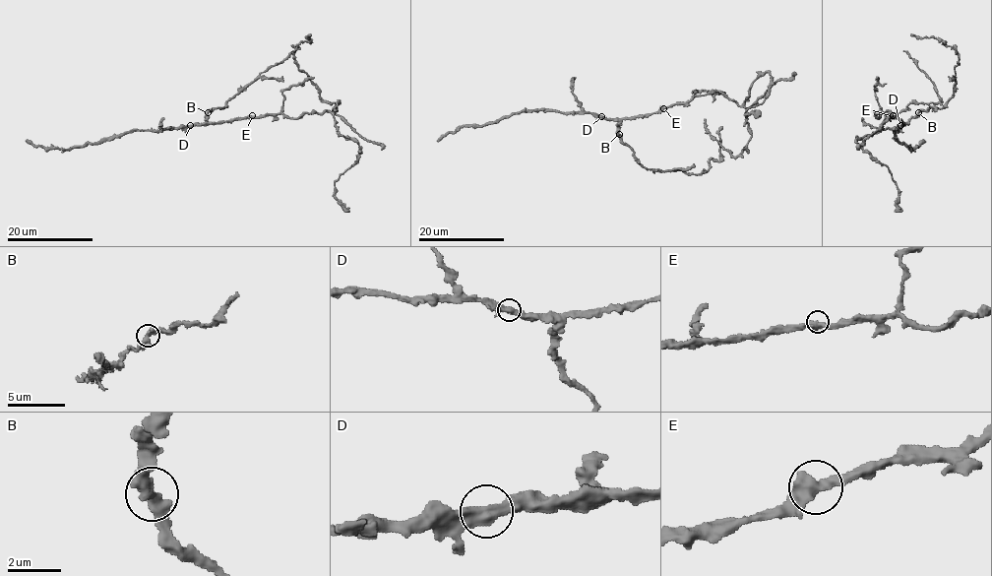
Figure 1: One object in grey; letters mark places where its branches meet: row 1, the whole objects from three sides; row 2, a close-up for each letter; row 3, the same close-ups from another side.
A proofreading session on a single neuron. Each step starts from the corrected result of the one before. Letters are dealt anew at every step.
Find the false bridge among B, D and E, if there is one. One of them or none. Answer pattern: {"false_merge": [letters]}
{"false_merge": []}

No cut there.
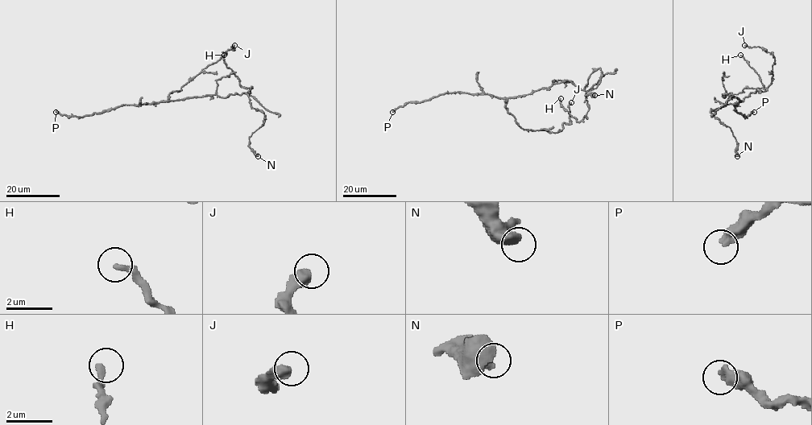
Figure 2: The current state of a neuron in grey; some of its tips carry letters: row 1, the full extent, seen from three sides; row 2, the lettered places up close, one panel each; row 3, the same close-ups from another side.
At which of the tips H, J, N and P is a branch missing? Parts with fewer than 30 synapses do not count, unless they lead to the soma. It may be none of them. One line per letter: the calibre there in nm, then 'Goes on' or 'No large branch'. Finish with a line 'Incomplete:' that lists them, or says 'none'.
H: Thickness 280 nm. No large branch
J: Thickness 480 nm. No large branch
N: Thickness 480 nm. No large branch
P: Thickness 460 nm. Goes on
Incomplete: P

